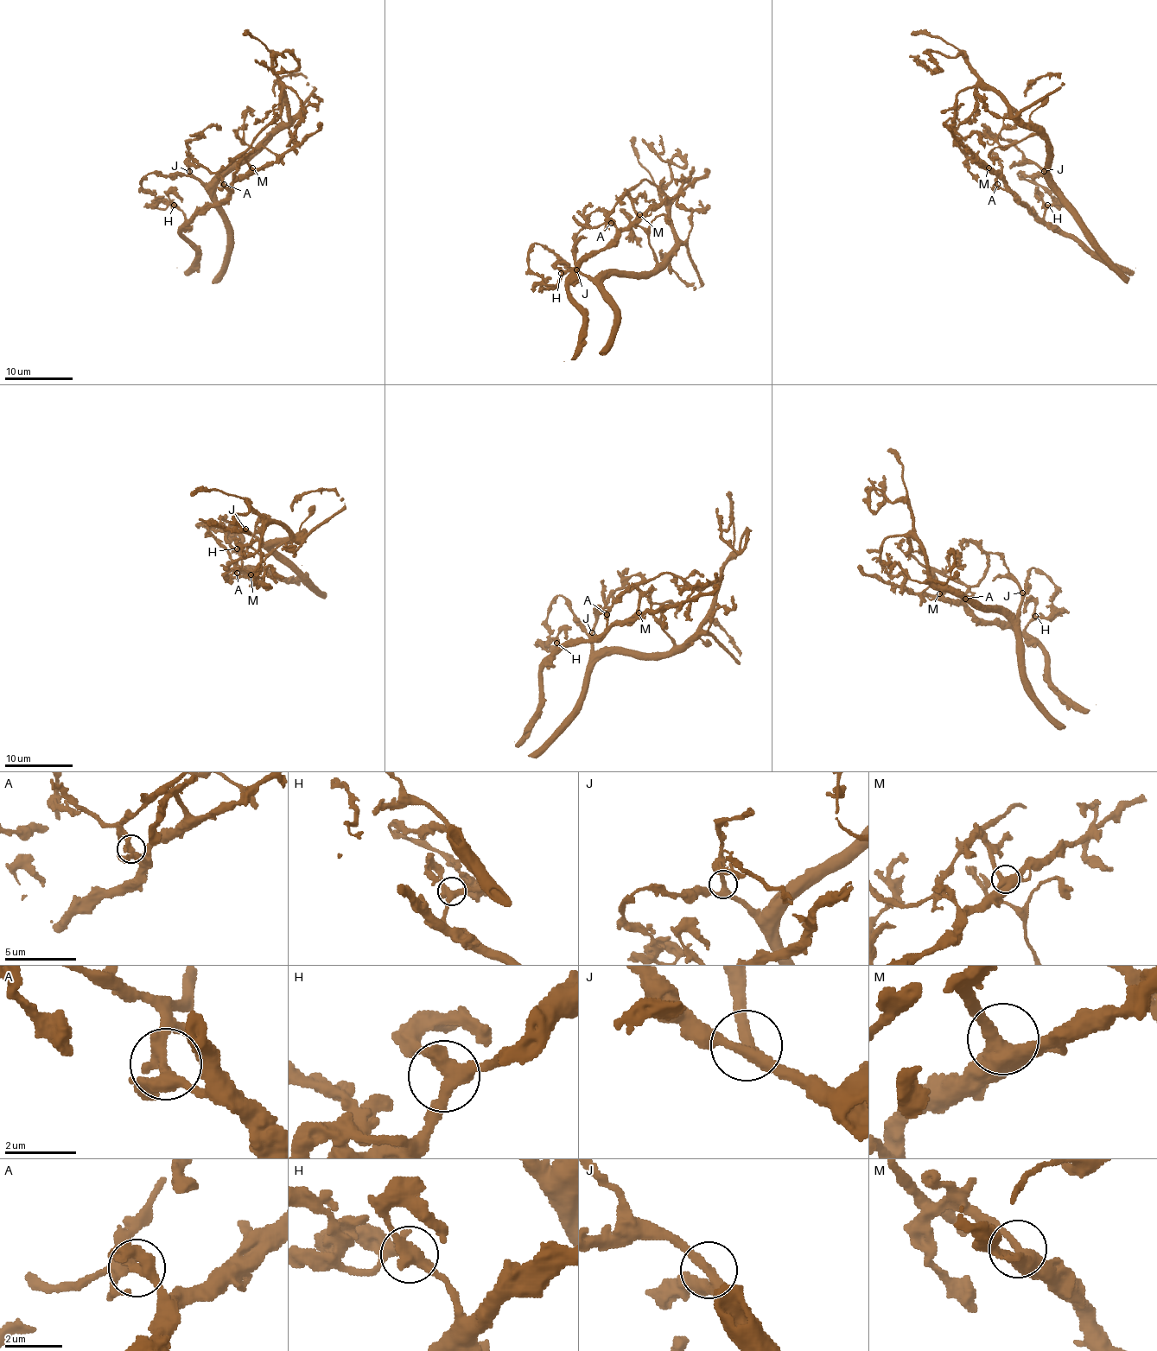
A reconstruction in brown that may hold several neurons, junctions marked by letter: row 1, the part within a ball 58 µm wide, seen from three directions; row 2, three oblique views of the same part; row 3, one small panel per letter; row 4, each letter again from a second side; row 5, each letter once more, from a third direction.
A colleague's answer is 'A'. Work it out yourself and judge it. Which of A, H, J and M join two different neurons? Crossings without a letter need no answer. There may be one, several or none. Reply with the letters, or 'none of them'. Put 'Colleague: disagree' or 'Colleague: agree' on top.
Colleague: agree
A

